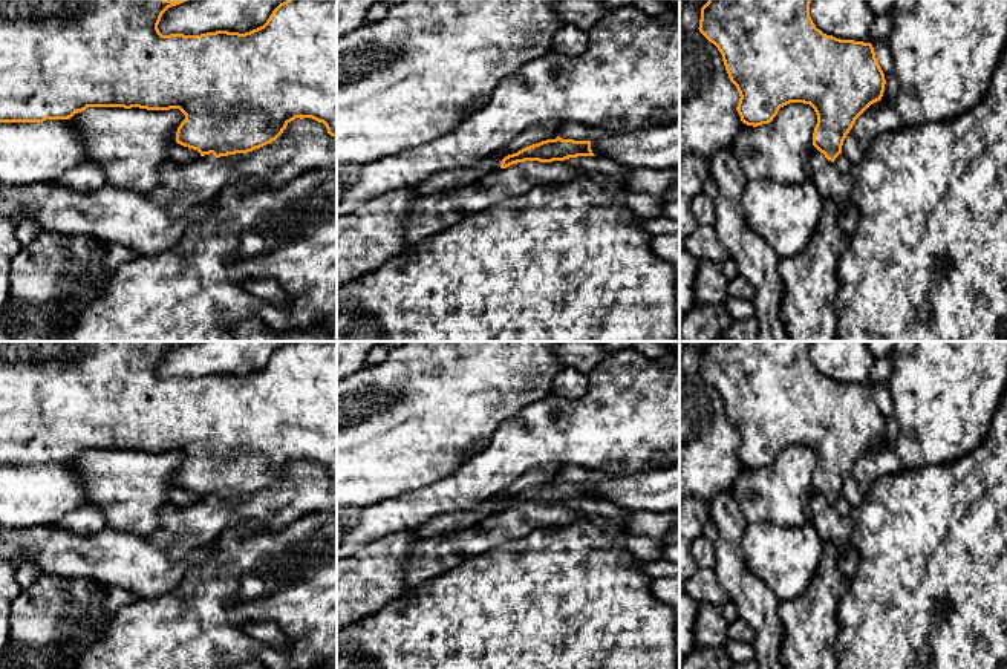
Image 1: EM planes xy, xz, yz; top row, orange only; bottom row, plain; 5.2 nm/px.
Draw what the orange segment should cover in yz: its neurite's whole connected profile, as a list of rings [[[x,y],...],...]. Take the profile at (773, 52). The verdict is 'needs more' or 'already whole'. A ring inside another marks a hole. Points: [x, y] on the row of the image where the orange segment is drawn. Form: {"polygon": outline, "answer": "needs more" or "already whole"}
{"polygon": [[[709,0],[701,8],[699,32],[722,55],[730,81],[739,92],[738,113],[747,126],[773,121],[790,103],[810,104],[817,124],[813,145],[831,162],[855,119],[885,92],[885,73],[871,43],[823,34],[810,17],[811,0]]], "answer": "already whole"}

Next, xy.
{"polygon": [[[0,0],[0,122],[43,122],[46,119],[69,119],[75,113],[86,110],[87,107],[139,107],[147,110],[170,110],[179,109],[185,119],[181,122],[176,132],[176,142],[197,150],[200,156],[213,153],[216,158],[236,155],[236,153],[248,153],[256,148],[260,148],[266,144],[275,141],[286,126],[294,121],[295,118],[312,118],[318,122],[323,122],[328,129],[331,136],[337,138],[337,0],[286,0],[280,3],[266,23],[257,29],[253,29],[245,34],[239,32],[228,32],[228,31],[216,31],[207,32],[200,35],[184,35],[184,34],[170,34],[162,35],[158,29],[162,14],[176,5],[181,5],[188,0]]], "answer": "already whole"}

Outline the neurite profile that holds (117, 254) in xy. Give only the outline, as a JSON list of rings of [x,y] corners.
[[[107,243],[107,262],[109,262],[110,268],[113,268],[113,269],[136,257],[138,257],[138,254],[125,246]]]

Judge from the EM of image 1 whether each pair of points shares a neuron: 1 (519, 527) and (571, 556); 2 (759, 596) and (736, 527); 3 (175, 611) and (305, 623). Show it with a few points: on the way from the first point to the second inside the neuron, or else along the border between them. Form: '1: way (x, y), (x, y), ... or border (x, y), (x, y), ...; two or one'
1: border (563, 525), (534, 528), (519, 539), (495, 547); two
2: way (743, 579), (732, 568), (732, 544); one
3: way (207, 611), (273, 610); one

